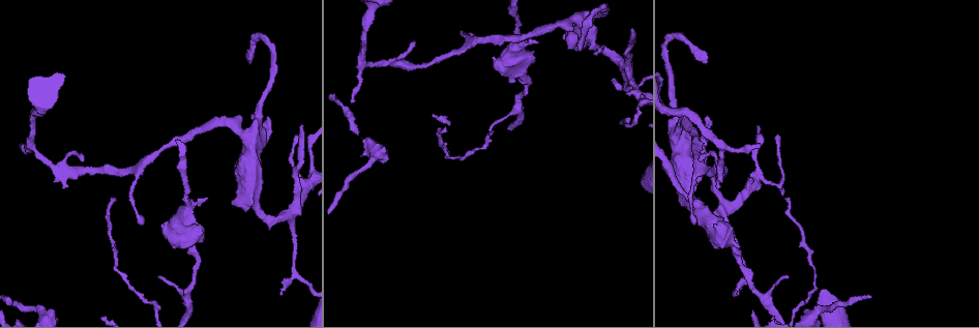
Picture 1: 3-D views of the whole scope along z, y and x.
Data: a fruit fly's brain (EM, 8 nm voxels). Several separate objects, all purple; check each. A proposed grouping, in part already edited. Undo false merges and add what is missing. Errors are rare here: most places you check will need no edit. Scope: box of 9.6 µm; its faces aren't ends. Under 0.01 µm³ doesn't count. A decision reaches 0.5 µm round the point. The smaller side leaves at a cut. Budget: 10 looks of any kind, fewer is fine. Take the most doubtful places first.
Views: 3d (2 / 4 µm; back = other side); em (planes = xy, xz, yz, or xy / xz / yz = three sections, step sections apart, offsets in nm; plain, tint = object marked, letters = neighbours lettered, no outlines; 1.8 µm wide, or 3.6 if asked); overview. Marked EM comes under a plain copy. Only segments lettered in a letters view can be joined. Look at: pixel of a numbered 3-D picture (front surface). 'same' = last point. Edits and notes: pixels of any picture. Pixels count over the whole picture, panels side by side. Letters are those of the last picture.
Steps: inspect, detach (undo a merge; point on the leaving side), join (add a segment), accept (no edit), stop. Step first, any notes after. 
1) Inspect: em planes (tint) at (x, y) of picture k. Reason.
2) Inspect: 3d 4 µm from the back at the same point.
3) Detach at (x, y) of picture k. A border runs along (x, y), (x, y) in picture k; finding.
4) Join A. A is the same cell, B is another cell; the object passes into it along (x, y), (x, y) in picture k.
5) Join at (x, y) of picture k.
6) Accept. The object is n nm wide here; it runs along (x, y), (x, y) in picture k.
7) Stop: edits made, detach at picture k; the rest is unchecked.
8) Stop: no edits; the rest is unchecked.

Inspect: em xz step 4 (tint) at (297, 209) of picture 1. Looks like a crossing.

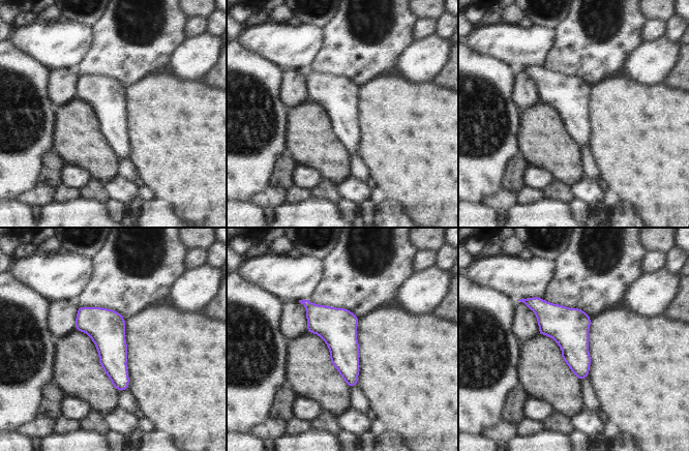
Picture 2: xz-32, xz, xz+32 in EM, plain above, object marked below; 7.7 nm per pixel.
Inspect: em xz step 4 (letters) at the same point.

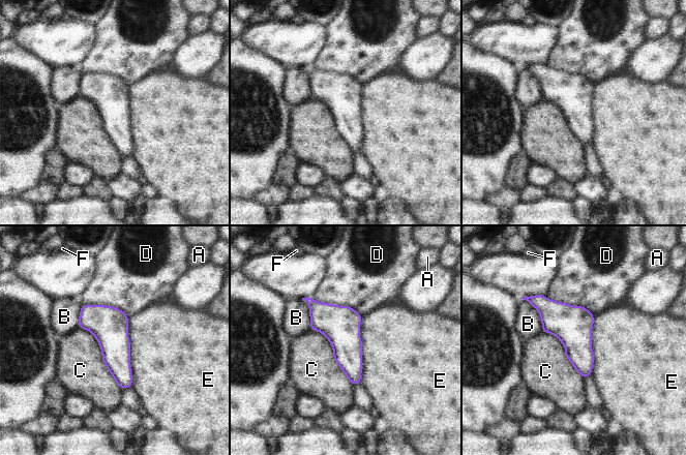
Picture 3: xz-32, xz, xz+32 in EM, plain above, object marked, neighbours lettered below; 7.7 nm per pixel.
Accept. A, B, C, D, E and F are other cells; a border runs along (79, 327), (92, 334), (121, 390) in picture 3; all the same neuron.

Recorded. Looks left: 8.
Inspect: 3d 4 µm at (537, 42) of picture 1.

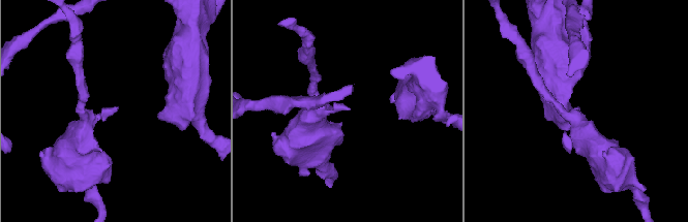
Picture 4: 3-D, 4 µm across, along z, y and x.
Inspect: em 3.6 µm planes (letters) at (350, 109) of picture 4.

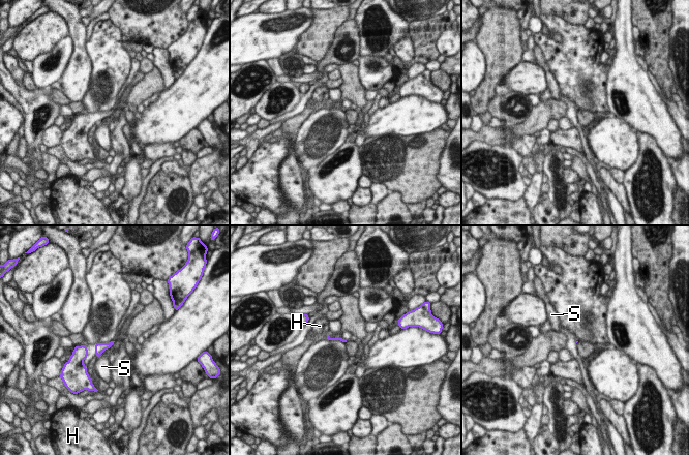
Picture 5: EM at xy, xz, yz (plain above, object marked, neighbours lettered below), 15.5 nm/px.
Accept. H and S are other cells; a border runs along (101, 353), (97, 358) in picture 5; no lettered segment goes on from it.

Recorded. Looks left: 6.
Inspect: em xy step 8 (tint) at (249, 61) of picture 1. Free end.

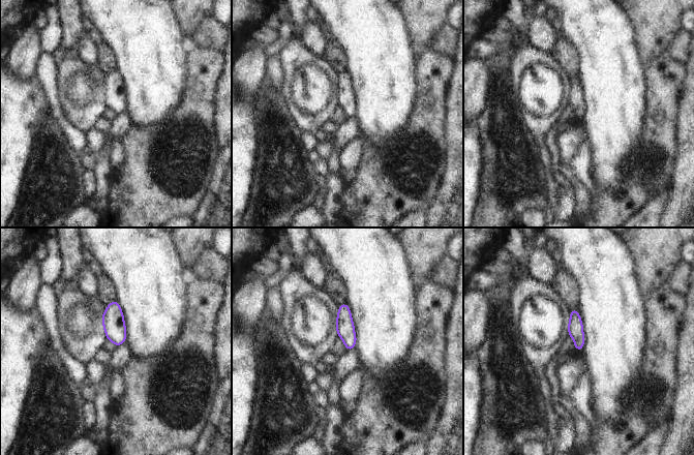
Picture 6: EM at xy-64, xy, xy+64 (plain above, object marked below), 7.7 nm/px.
Inspect: em xy step 8 (letters) at the same point. See the neighbours.

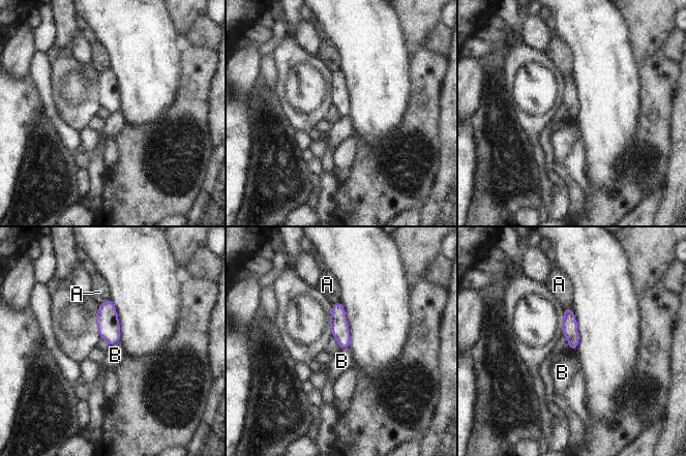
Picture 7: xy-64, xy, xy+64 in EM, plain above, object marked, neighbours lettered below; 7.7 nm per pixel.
Accept. The object is 130 nm wide here; A and B are other cells; a border runs along (119, 340), (110, 345) in picture 7; no lettered segment goes on from it.

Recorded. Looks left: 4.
Inspect: 3d 2 µm at (188, 296) of picture 1. Abrupt turn.

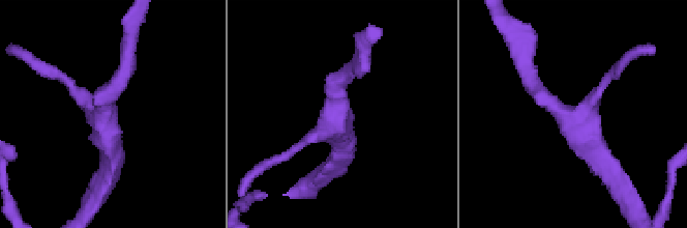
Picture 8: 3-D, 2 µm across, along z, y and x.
Inspect: em xy step 16 (letters) at (103, 117) of picture 8. Now the EM.

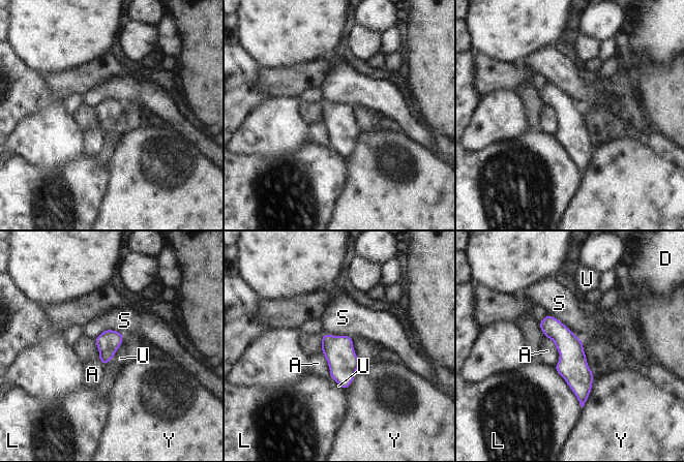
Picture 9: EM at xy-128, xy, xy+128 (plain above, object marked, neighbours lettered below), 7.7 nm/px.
Accept. A, D, L, S, U and Y are other cells; it runs along (547, 318), (570, 347), (582, 401) in picture 9; one neuron here.

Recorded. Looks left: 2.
Stop: no edits; the rest is unchecked.

